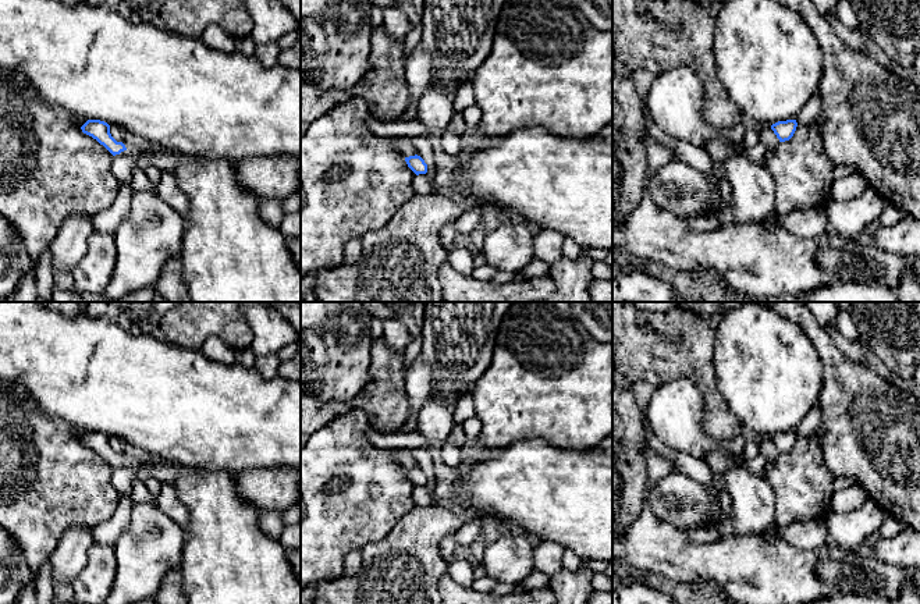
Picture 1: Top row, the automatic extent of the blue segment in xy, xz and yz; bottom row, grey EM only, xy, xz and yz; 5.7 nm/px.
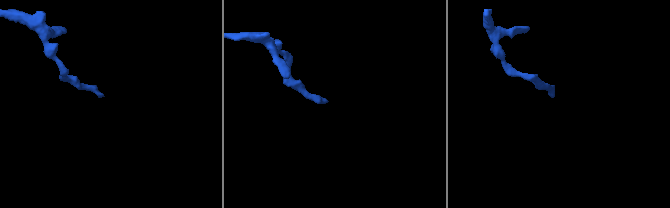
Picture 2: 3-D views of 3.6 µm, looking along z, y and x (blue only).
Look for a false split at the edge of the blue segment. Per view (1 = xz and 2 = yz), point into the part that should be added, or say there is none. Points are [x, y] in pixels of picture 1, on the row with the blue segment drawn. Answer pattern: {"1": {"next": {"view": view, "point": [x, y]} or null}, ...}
{"1": {"next": null}, "2": {"next": null}}

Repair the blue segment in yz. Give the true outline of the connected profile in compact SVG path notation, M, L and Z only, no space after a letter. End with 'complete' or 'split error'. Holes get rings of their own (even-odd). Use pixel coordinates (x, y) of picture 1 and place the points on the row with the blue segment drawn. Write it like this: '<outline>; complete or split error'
M786 120L772 124L771 129L774 131L779 142L785 142L793 136L796 127L798 127L796 120Z; complete

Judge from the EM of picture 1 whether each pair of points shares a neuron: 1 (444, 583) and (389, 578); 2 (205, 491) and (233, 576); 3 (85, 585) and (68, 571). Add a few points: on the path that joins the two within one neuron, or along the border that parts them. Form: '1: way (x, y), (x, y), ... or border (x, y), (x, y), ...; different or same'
1: border (447, 574), (439, 581), (437, 589); different
2: way (217, 512), (223, 528), (226, 555); same
3: border (89, 547), (85, 567), (71, 582); different

